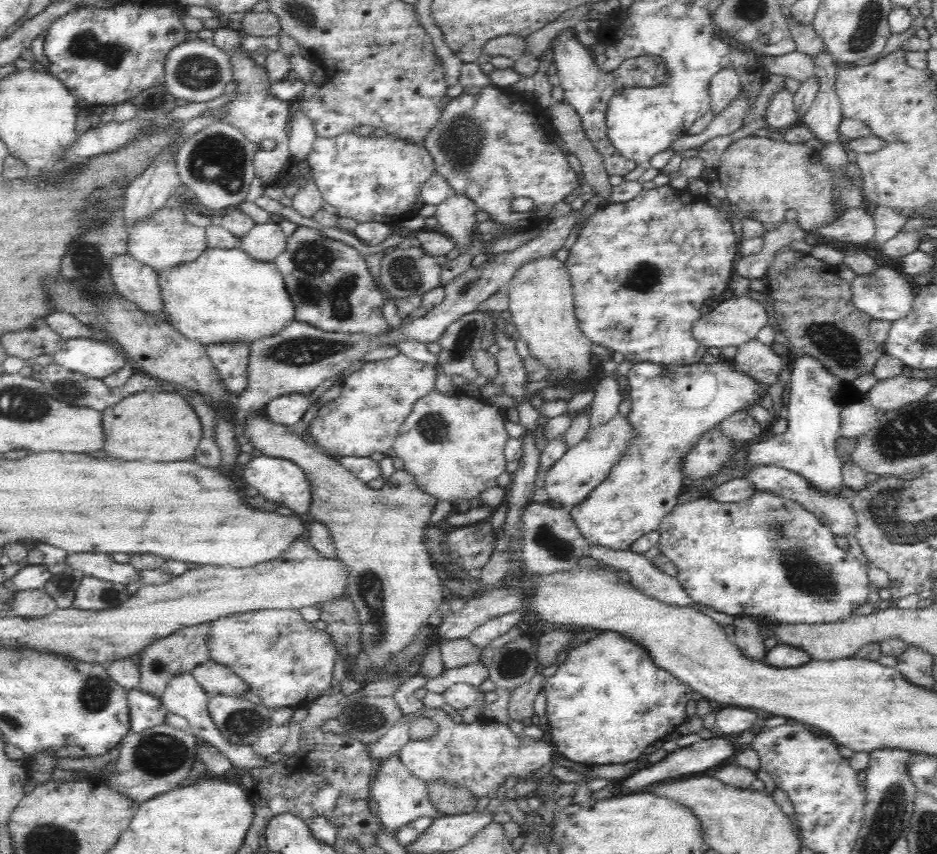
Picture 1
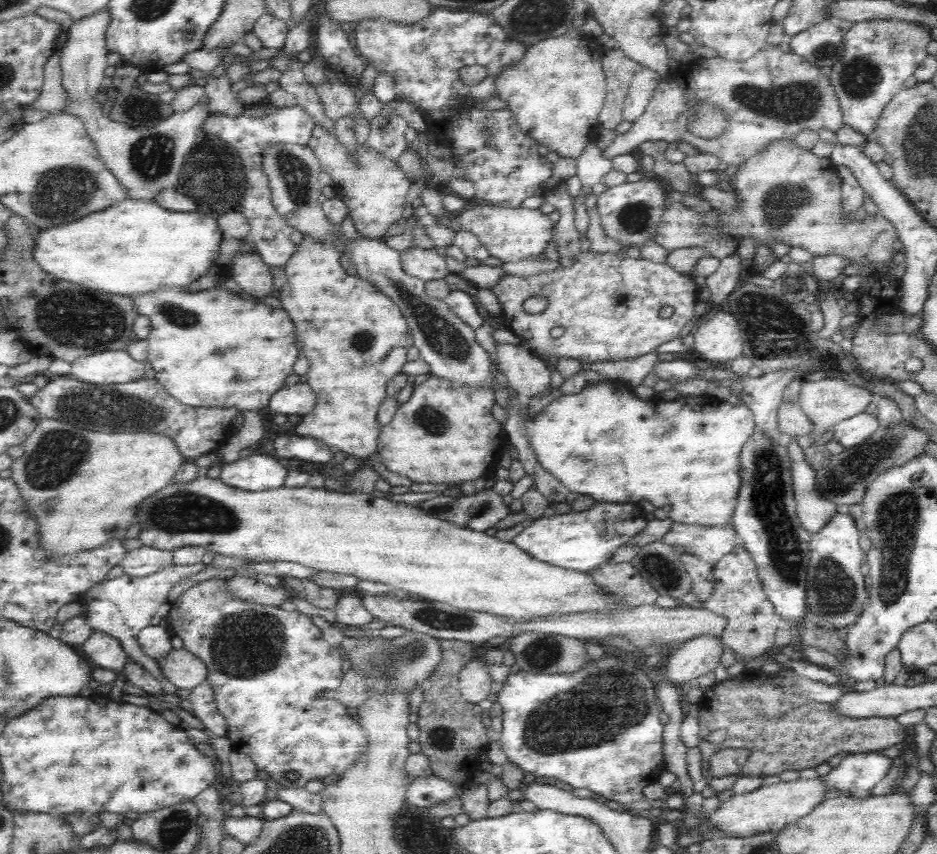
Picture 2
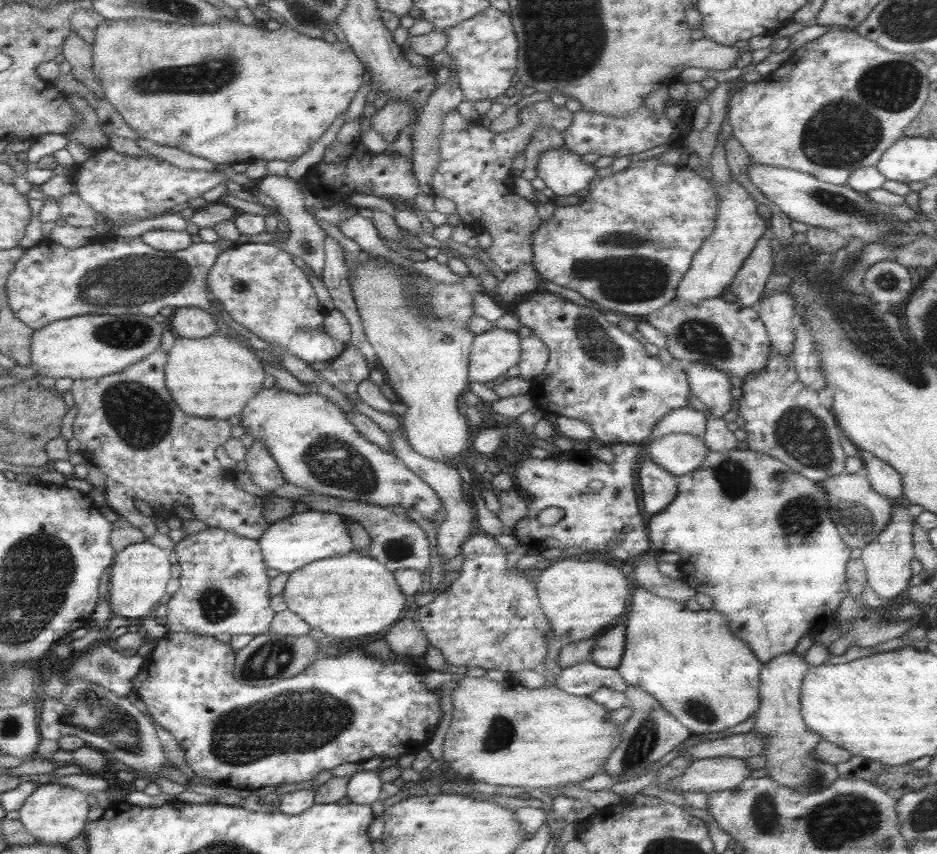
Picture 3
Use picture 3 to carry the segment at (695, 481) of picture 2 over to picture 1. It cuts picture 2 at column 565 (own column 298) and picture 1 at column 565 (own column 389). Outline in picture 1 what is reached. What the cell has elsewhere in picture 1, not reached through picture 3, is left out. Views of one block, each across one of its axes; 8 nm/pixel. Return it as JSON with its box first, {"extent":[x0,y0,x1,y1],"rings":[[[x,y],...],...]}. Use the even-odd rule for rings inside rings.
{"extent":[545,414,633,510],"rings":[[[616,414],[606,426],[590,428],[589,435],[566,454],[545,476],[545,490],[552,502],[562,504],[564,508],[571,510],[582,504],[588,495],[606,478],[608,471],[615,465],[618,455],[626,448],[627,442],[633,437],[633,430],[628,424],[627,418]]]}

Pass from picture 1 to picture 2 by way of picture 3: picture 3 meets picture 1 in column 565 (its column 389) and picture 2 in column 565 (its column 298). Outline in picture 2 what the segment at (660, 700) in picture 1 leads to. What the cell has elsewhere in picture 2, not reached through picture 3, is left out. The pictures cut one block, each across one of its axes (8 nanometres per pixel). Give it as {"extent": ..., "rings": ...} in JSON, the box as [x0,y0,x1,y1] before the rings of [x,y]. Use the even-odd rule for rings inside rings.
{"extent":[497,658,665,817],"rings":[[[602,658],[602,660],[591,660],[578,672],[570,672],[570,674],[534,674],[526,671],[519,671],[511,674],[508,680],[502,686],[498,686],[497,702],[501,704],[502,716],[497,723],[500,731],[499,743],[505,752],[508,760],[516,762],[522,770],[526,772],[534,772],[537,779],[556,778],[558,782],[566,782],[574,788],[588,788],[597,796],[624,804],[630,812],[636,816],[651,817],[648,813],[650,809],[649,801],[643,796],[644,786],[658,781],[660,774],[665,770],[664,759],[662,759],[662,734],[664,725],[660,720],[660,713],[663,711],[661,703],[656,694],[654,694],[655,685],[646,674],[642,674],[642,670],[636,670],[634,666],[618,660],[618,658]]]}

